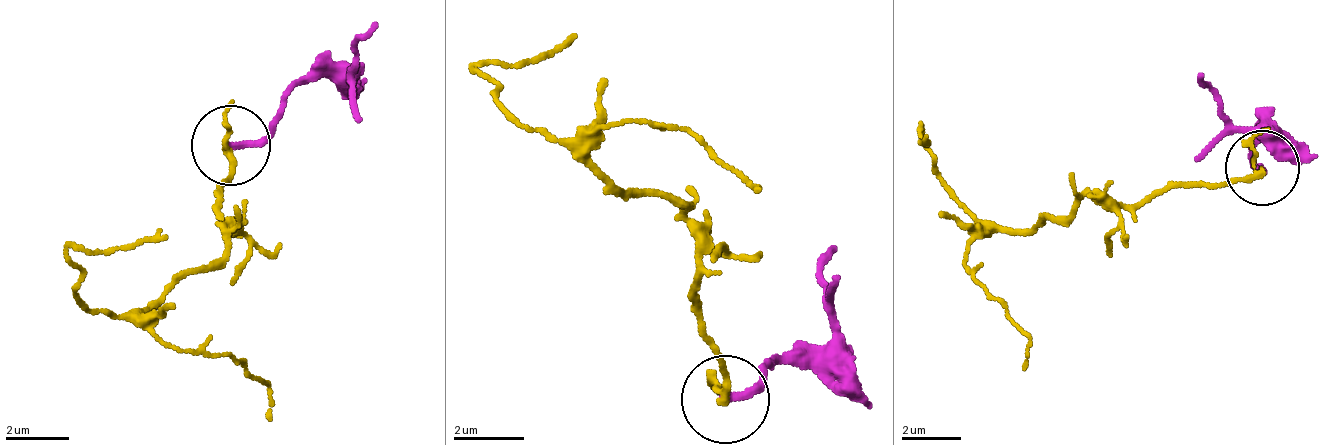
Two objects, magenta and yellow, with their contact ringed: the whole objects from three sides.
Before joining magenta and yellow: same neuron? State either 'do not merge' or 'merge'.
do not merge

